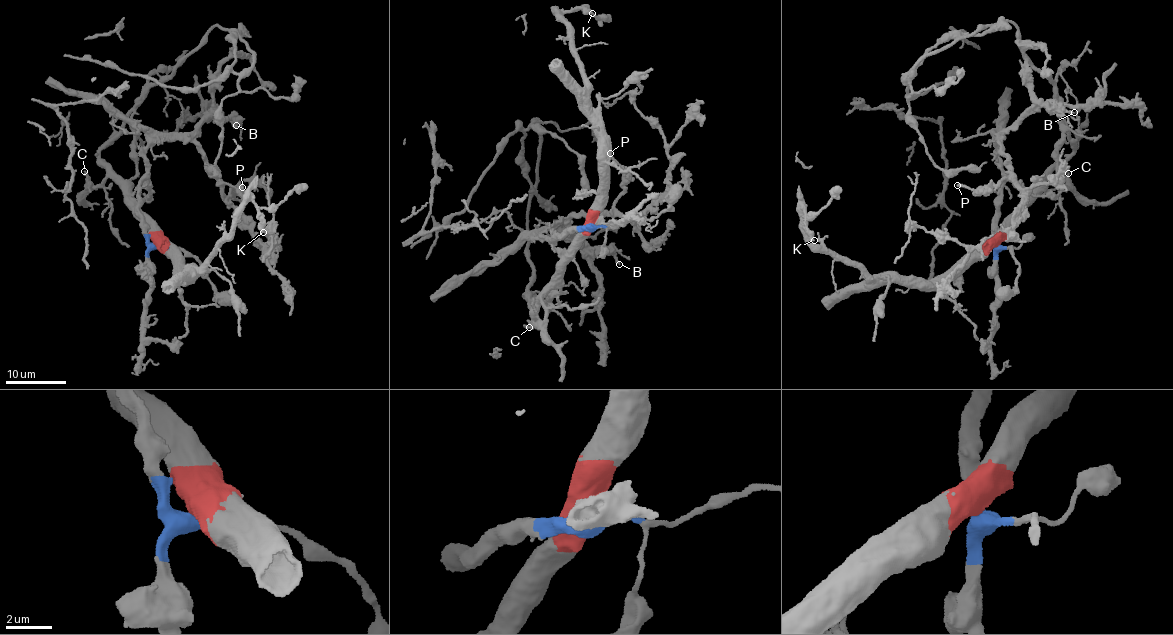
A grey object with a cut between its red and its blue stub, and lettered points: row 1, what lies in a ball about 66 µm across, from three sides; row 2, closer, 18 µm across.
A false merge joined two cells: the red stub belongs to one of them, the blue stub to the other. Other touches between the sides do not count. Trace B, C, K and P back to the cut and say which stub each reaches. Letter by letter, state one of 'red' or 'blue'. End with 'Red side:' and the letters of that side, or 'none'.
B: blue
C: red
K: red
P: blue
Red side: C, K

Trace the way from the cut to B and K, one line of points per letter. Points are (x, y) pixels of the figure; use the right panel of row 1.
B: (997, 246), (995, 225), (1002, 174), (998, 136), (1040, 107), (1074, 112)
K: (996, 246), (986, 254), (966, 256), (928, 281), (894, 280), (870, 278), (818, 249), (803, 212), (814, 240)

